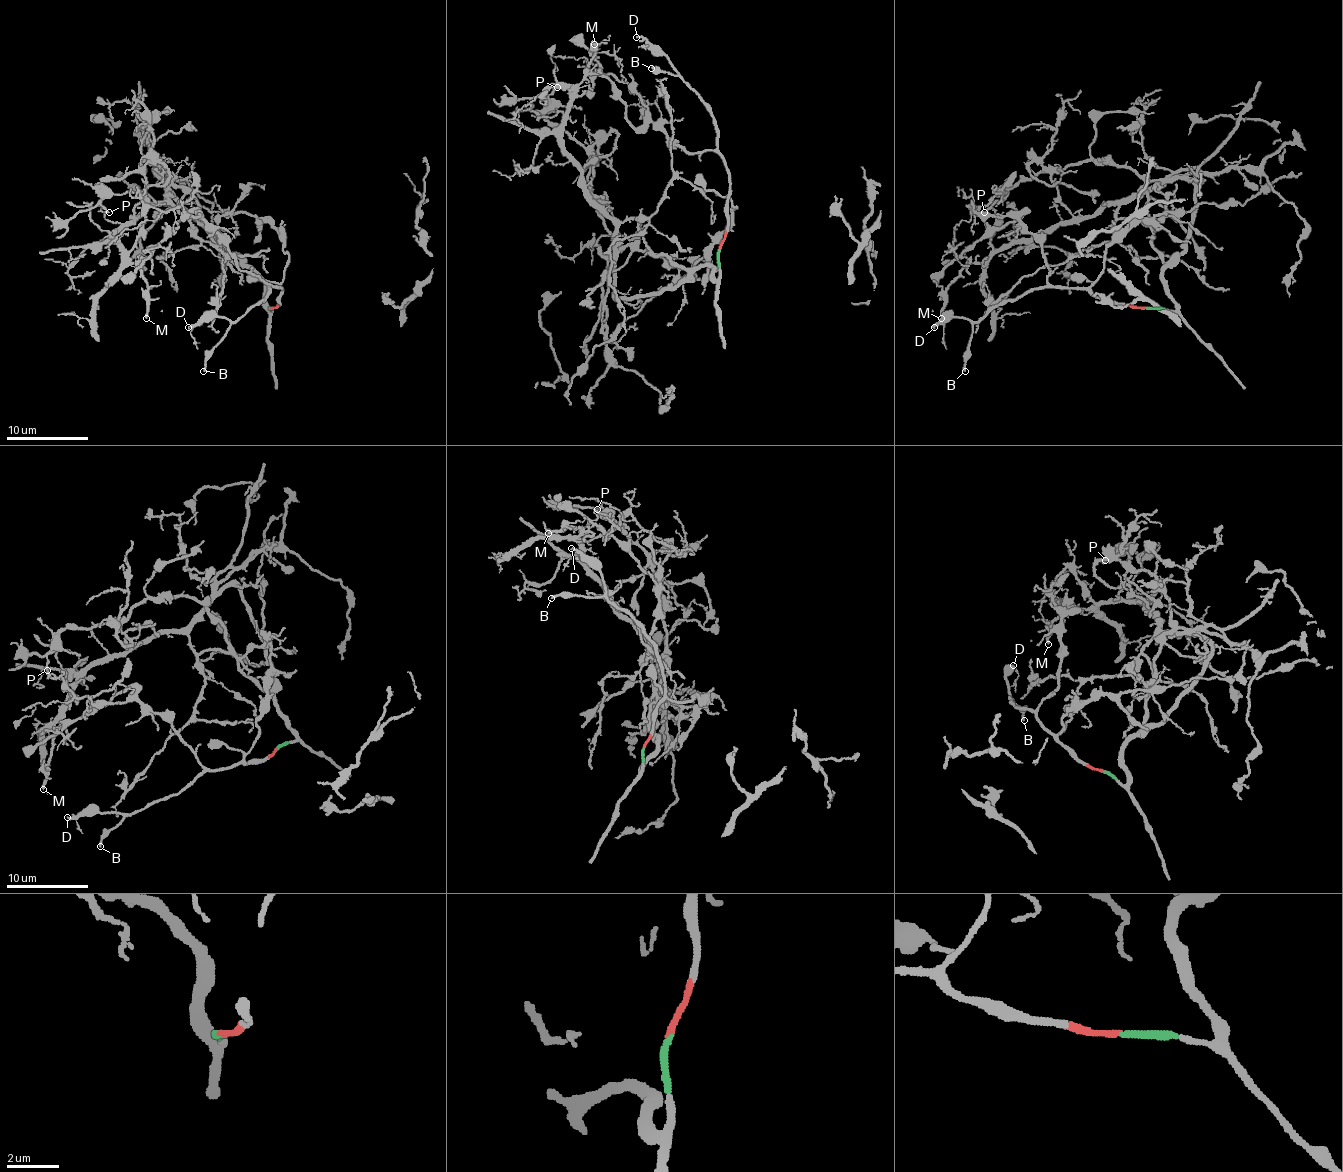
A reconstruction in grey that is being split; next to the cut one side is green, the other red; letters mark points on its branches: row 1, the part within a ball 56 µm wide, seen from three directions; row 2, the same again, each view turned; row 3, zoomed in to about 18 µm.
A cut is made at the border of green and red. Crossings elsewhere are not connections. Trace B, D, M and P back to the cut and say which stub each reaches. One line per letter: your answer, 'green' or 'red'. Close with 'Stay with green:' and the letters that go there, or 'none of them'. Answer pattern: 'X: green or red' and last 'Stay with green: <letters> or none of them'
B: red
D: red
M: green
P: green
Stay with green: M, P

